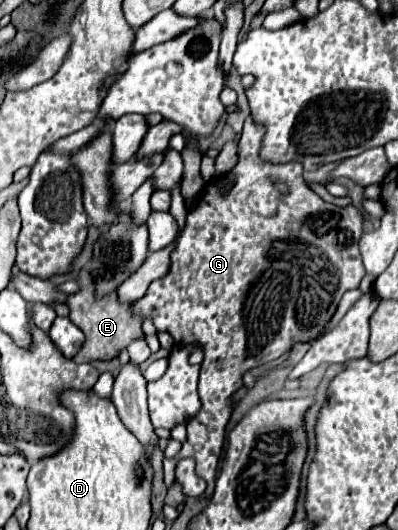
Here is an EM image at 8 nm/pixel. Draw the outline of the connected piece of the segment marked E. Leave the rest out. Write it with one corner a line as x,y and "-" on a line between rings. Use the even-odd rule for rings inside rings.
86,269
78,273
78,293
68,295
66,305
70,309
70,319
84,331
86,341
82,349
72,357
74,363
90,363
94,359
112,359
120,349
128,347
136,337
142,337
142,321
134,321
130,313
126,313
126,303
120,305
116,301
116,293
112,297
102,297
102,301
94,301
94,289
90,289
90,275

